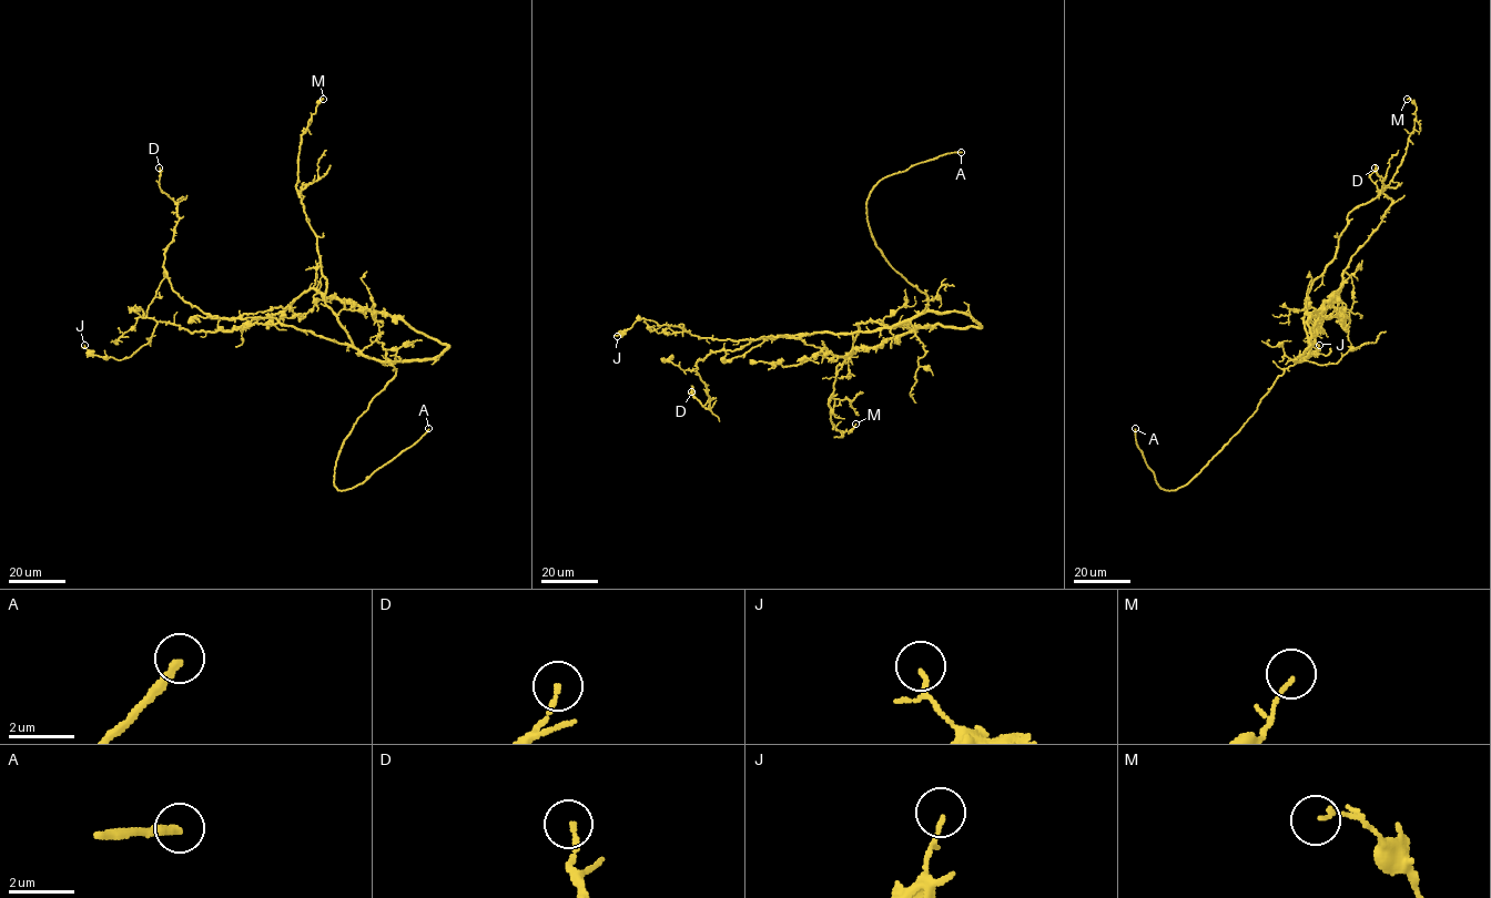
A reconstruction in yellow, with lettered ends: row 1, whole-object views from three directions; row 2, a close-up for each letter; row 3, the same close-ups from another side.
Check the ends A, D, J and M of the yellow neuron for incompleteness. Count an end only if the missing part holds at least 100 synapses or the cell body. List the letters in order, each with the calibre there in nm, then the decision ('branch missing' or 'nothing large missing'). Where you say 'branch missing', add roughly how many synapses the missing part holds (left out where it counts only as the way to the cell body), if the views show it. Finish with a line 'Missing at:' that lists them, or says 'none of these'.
A: 240 nm thick; branch missing
D: 120 nm thick; nothing large missing
J: 80 nm thick; nothing large missing
M: 100 nm thick; nothing large missing
Missing at: A

